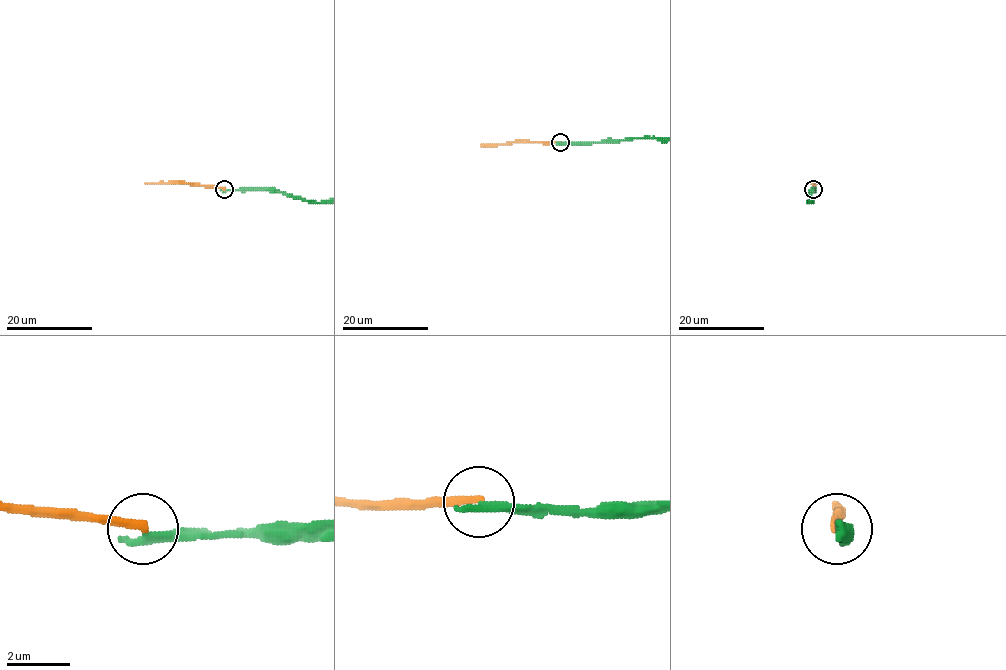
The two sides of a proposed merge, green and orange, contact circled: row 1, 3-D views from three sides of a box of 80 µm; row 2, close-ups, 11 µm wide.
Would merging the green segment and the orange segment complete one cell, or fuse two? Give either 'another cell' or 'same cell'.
another cell

